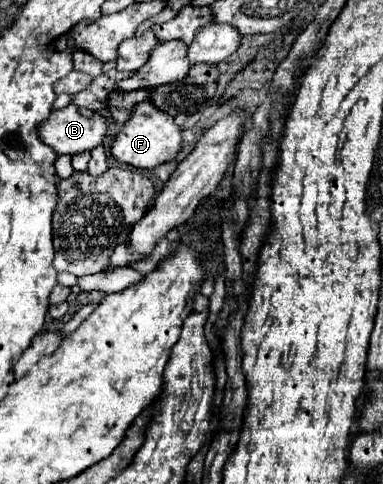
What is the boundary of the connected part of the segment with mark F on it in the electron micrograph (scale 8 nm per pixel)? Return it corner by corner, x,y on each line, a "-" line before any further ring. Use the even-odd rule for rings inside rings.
142,101
142,103
134,105
130,119
116,133
110,153
116,161
132,165
136,169
154,169
160,163
174,159
176,153
180,151
180,145
182,145
182,131
174,123
174,117
156,109
150,101

